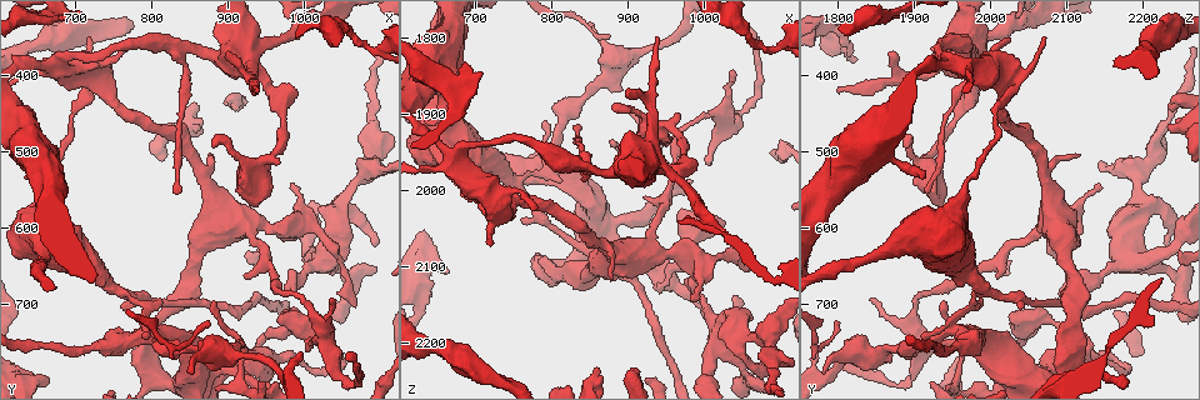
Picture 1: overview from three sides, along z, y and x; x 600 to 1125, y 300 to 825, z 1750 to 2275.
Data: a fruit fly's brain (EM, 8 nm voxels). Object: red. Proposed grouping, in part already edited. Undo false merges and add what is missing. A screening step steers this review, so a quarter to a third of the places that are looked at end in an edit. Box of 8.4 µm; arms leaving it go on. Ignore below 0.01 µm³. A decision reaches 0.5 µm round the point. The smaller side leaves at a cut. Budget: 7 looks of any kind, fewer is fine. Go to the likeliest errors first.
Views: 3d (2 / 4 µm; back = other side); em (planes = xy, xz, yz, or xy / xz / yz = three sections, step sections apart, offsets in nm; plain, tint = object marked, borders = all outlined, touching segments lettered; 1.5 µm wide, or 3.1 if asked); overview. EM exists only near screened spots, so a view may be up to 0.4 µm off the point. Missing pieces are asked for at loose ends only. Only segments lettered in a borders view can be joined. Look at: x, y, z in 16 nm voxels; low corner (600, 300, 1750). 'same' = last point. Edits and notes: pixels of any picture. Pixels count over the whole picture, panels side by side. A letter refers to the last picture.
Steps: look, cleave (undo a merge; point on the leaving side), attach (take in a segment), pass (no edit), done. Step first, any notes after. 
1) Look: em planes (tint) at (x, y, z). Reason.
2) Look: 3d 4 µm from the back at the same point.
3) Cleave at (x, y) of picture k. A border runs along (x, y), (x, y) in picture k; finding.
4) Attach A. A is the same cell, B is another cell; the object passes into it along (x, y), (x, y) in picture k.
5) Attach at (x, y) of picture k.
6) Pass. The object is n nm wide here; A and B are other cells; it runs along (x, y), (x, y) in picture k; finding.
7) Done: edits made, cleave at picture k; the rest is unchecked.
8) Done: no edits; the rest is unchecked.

Look: 3d 4 µm at (935, 420, 1795). An open end.

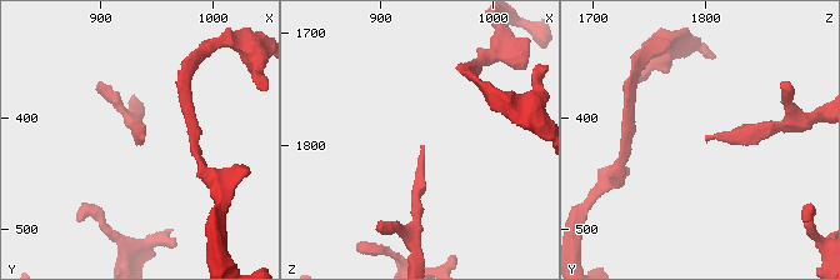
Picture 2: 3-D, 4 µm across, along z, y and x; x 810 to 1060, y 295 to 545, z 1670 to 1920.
Look: em planes (borders) at (938, 422, 1800).

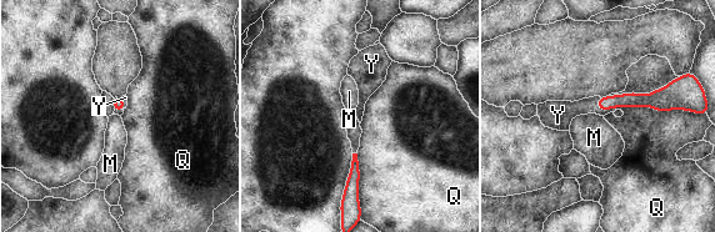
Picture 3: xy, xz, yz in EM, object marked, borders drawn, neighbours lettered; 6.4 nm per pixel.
Attach Y. Y is the same cell, M and Q are other cells; the object passes into it along (631, 99), (603, 110), (564, 111) in picture 3; it goes on there.

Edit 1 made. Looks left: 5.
Look: overview. See it whole again.

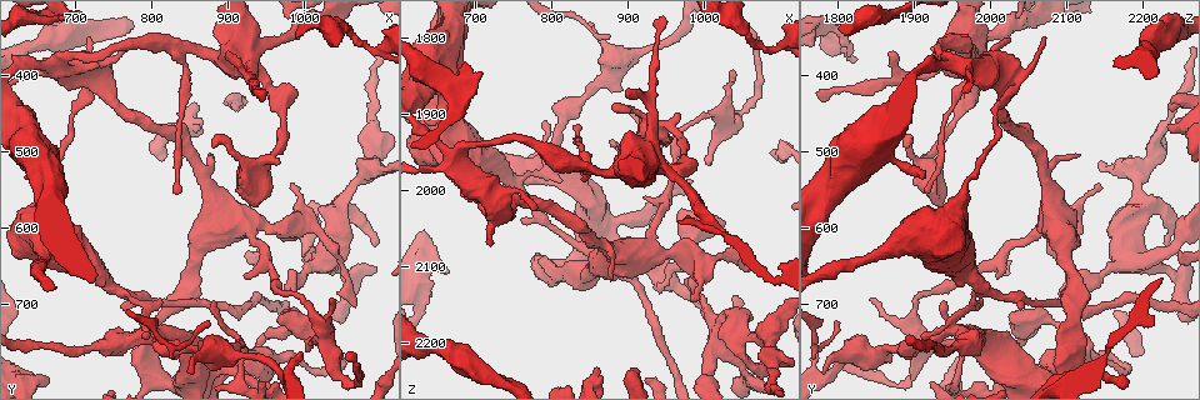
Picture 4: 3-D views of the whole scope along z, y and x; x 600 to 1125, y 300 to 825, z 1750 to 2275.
Look: 3d 4 µm at (1020, 750, 1915). A fork.

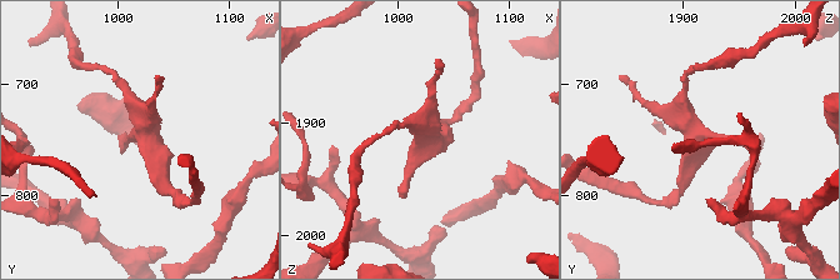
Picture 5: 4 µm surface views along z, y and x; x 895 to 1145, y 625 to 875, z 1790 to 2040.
Look: em yz step 8 (tint) at (1026, 744, 1910). Shape alone is not enough.

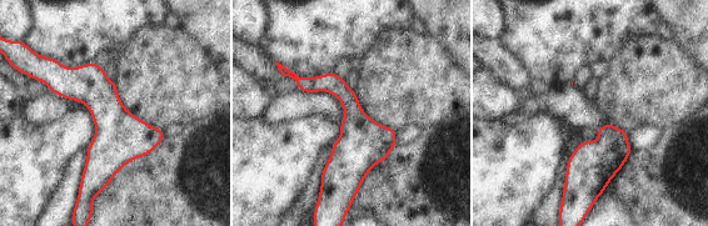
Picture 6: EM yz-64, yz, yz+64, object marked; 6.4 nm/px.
Look: em planes (borders) at the same point. Cut it another way.

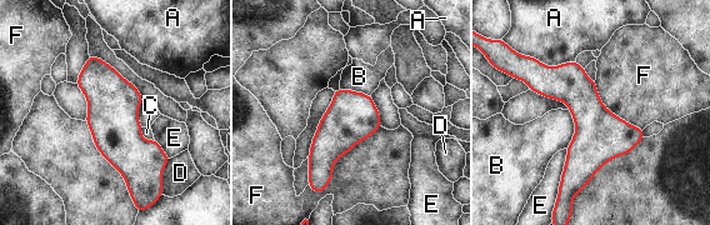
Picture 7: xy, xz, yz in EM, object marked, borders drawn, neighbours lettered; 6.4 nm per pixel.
Pass. The object is 300 nm wide here; A, B, C, D, E and F are other cells; a border runs along (381, 126), (309, 188) in picture 7; continuous, no second neuron.

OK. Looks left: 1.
Done: edits made, attach at picture 3; the rest is unchecked.

